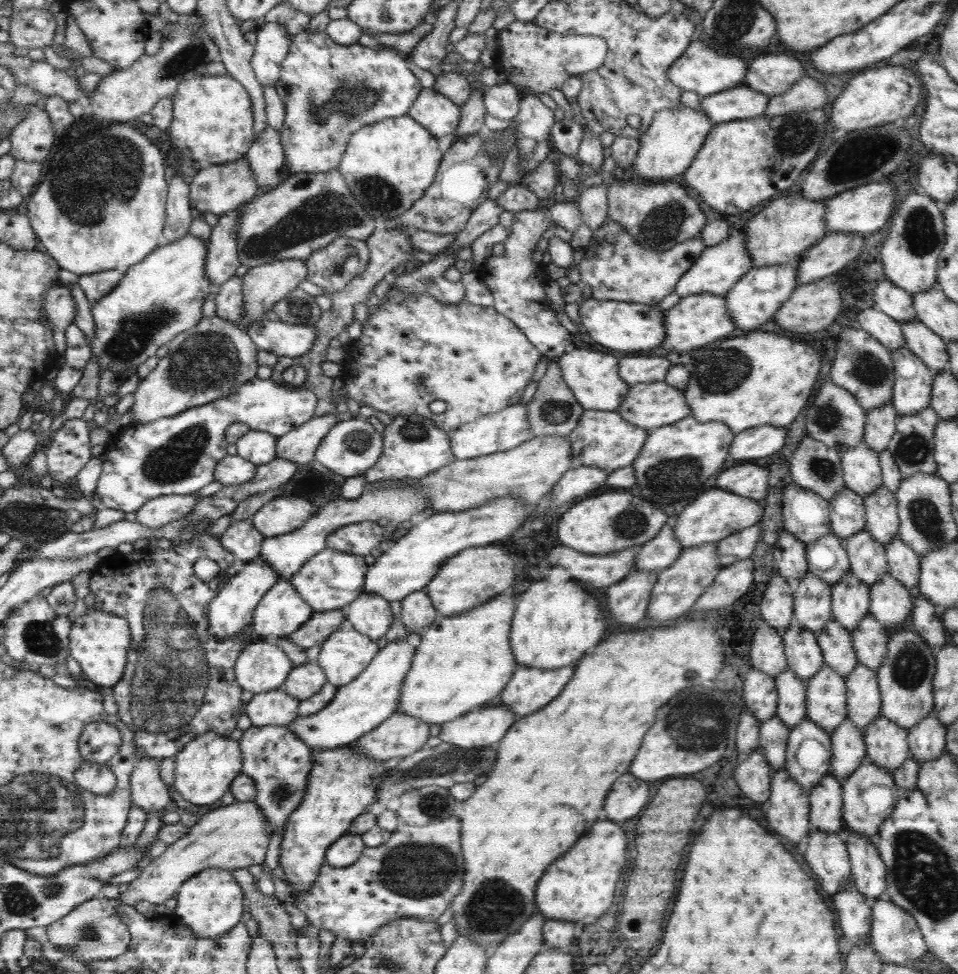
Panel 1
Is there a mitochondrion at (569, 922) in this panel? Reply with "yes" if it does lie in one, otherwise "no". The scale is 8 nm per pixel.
no

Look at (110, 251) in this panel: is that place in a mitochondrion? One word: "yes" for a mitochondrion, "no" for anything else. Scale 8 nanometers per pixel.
no

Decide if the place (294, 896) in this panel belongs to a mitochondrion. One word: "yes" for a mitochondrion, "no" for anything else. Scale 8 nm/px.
no

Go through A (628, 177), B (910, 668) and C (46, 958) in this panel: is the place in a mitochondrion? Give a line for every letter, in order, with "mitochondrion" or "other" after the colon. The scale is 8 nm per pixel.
A: other
B: mitochondrion
C: other

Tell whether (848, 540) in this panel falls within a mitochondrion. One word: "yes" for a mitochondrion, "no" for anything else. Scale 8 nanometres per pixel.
no

